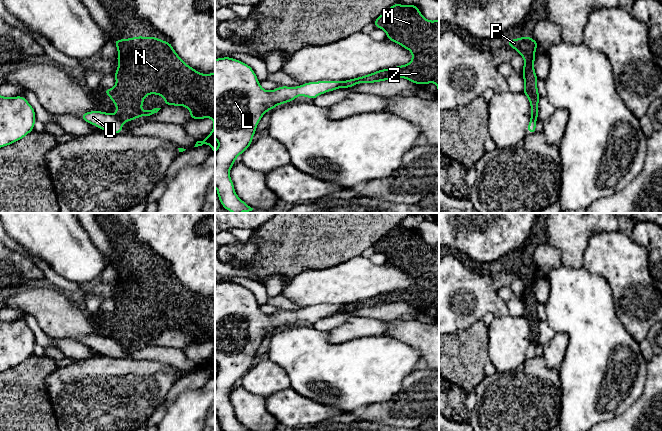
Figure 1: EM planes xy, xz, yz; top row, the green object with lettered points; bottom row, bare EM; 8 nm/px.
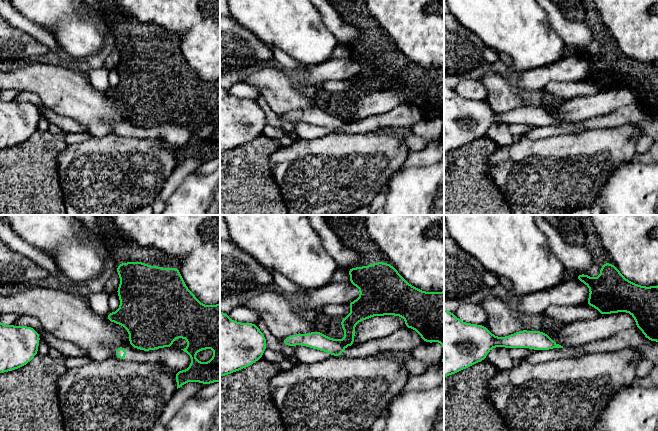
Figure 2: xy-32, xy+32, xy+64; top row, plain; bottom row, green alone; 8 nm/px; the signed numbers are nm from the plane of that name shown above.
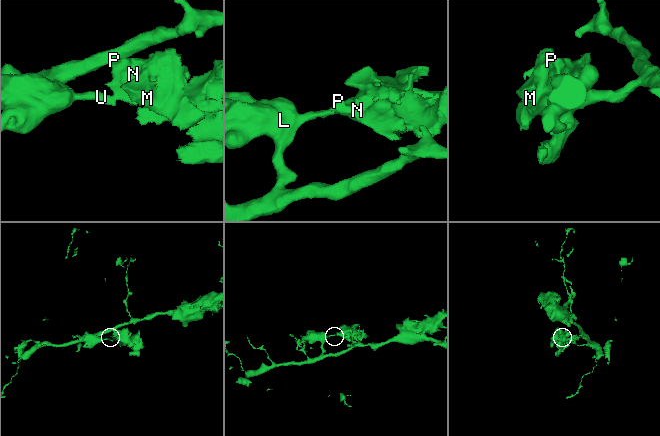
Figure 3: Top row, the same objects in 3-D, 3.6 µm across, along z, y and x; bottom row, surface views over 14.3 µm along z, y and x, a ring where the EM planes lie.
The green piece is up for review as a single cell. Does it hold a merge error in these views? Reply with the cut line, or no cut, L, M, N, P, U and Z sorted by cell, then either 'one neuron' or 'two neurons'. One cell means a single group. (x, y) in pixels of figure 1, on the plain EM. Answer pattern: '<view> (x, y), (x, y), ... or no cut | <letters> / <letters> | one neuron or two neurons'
xy (113, 338), (123, 346) | L U / M N P Z | two neurons

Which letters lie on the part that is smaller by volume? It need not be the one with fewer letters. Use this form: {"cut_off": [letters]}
{"cut_off": ["M", "N", "P", "Z"]}

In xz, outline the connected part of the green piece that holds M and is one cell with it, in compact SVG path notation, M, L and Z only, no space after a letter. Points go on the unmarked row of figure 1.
M395 227L374 246L375 252L383 253L387 263L401 269L412 276L412 285L393 292L378 294L374 297L356 301L343 306L341 312L351 312L360 307L375 307L396 302L405 302L414 308L425 309L436 307L439 320L439 243L427 244L419 235L417 229L399 229Z

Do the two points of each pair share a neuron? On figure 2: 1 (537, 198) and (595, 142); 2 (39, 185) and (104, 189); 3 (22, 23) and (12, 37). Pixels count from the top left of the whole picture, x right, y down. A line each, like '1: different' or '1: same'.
1: same
2: different
3: different

